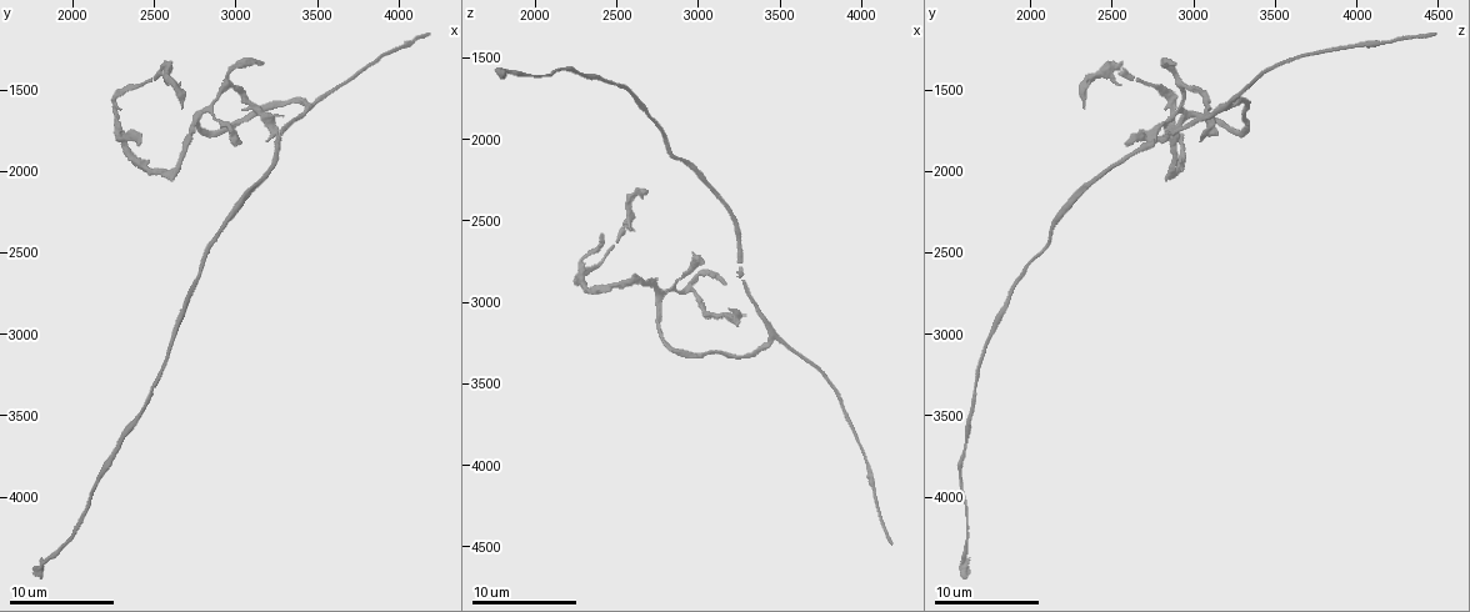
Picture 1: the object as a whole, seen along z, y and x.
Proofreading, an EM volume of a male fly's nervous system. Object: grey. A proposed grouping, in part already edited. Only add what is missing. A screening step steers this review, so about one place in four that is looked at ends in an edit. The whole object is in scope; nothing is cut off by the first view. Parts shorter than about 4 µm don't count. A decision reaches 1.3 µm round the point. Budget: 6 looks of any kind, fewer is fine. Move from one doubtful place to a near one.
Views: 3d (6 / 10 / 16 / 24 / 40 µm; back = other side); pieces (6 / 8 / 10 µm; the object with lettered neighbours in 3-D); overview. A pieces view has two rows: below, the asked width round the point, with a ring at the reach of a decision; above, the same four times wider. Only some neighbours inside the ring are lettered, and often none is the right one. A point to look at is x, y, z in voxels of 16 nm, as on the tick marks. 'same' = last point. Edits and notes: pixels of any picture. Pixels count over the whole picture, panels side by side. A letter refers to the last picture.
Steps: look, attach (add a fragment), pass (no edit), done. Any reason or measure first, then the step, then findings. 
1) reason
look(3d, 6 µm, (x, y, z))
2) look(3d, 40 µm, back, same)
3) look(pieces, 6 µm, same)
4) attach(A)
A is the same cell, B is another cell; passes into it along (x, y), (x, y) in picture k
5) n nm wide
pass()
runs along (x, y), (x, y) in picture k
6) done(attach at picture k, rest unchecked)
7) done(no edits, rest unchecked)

an open end
look(pieces, 6 µm, (3160, 1340, 2880))

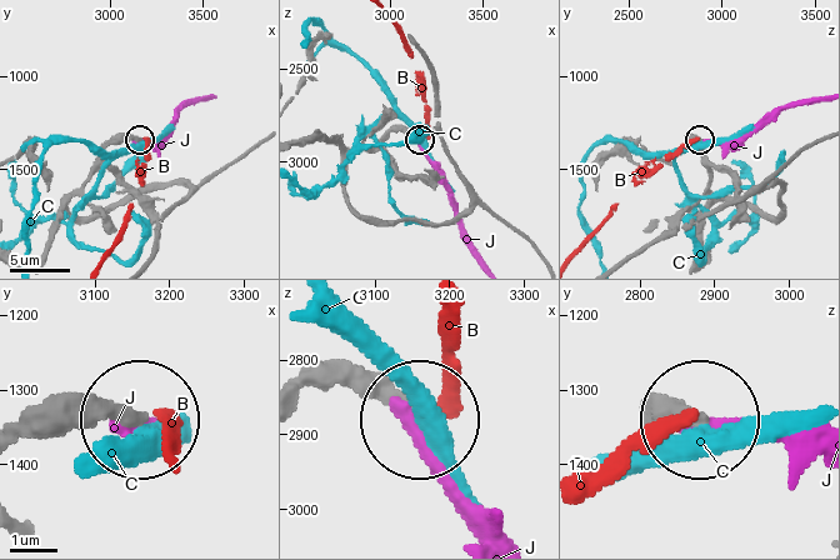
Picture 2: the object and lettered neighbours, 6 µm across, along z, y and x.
pass()
B, C and J are other cells; runs along (304, 386), (388, 394), (420, 414) in picture 2; none of them fits

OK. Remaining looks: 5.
look(pieces, 10 µm, (2680, 1620, 2300))

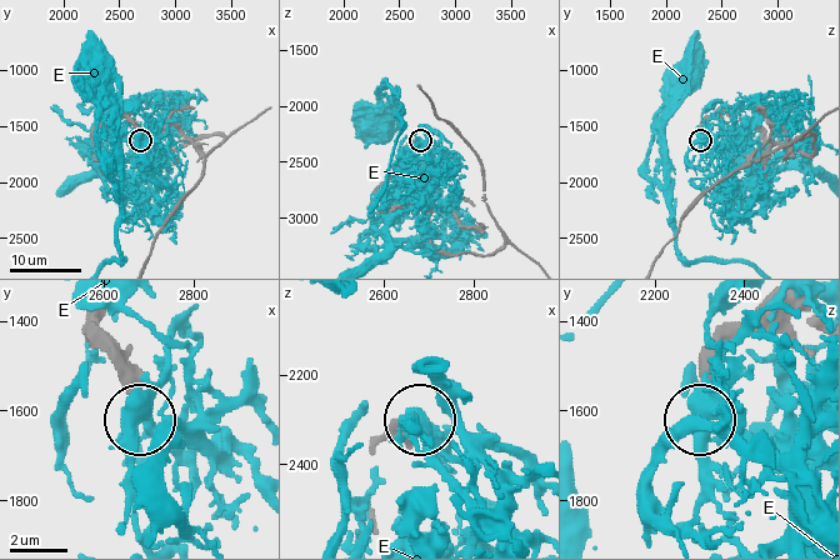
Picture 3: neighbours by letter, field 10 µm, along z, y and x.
pass()
E is another cell; none of them fits

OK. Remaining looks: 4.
an open end
look(pieces, 6 µm, (2400, 1820, 2600))

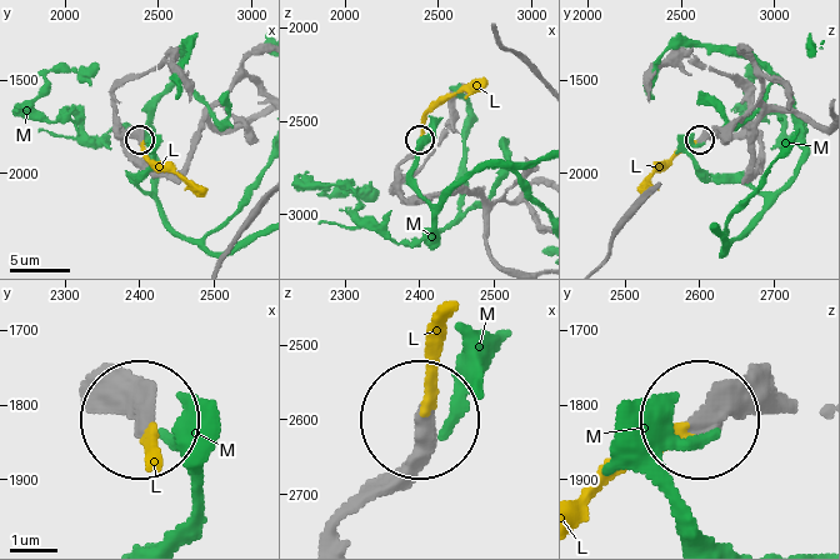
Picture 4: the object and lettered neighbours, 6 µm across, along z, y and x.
attach(L)
L is the same cell, M is another cell; passes into it along (343, 539), (346, 520), (414, 448), (441, 329) in picture 4; it goes on there

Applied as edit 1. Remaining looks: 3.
done(attach at picture 4, rest unchecked)

